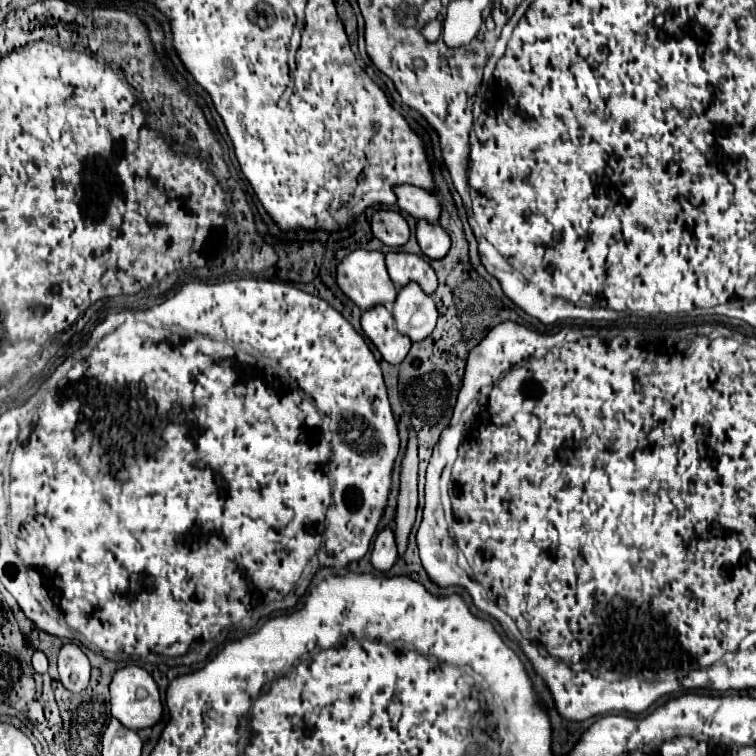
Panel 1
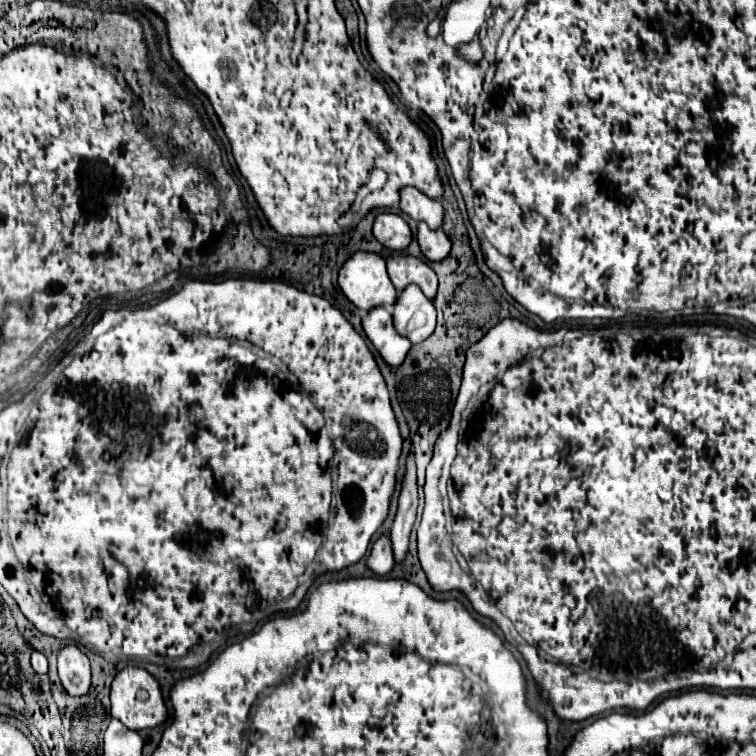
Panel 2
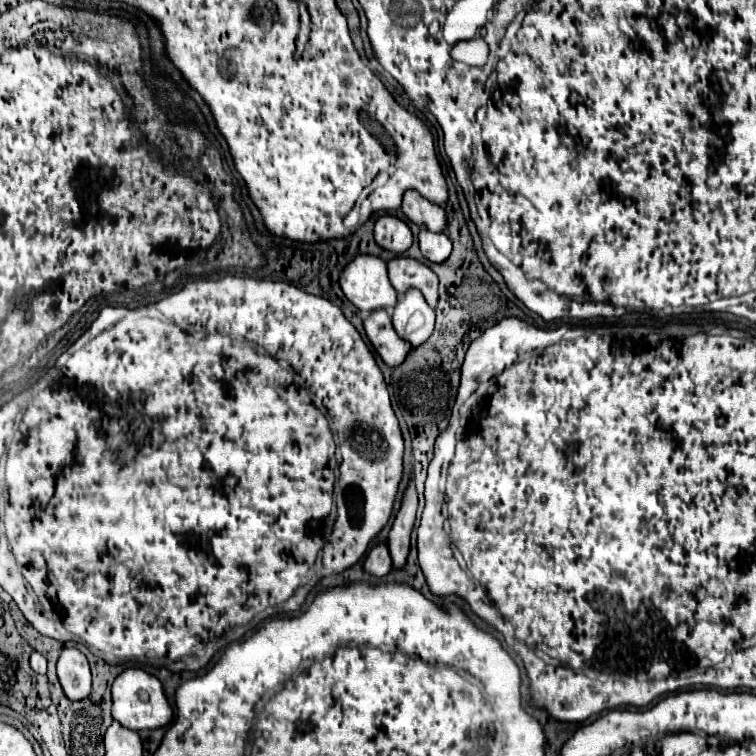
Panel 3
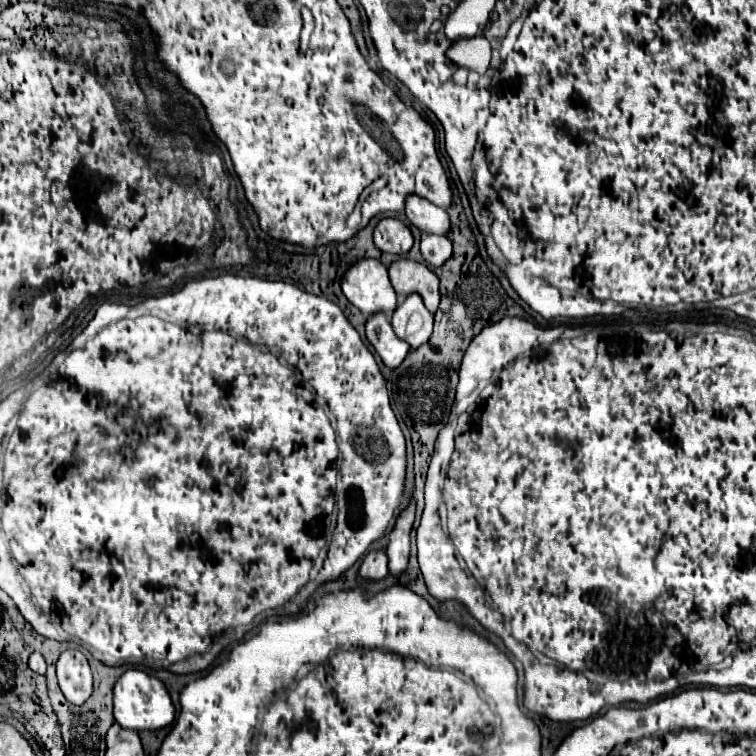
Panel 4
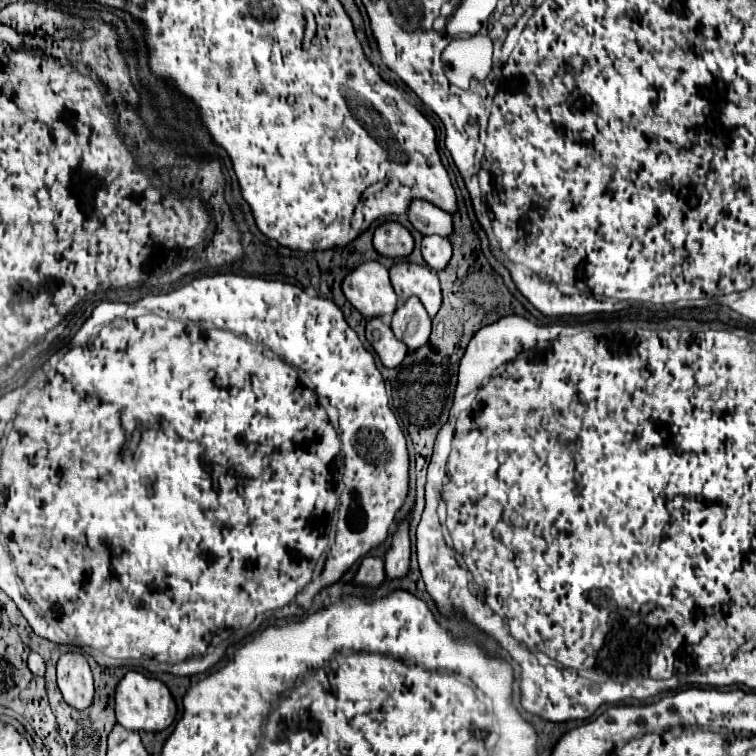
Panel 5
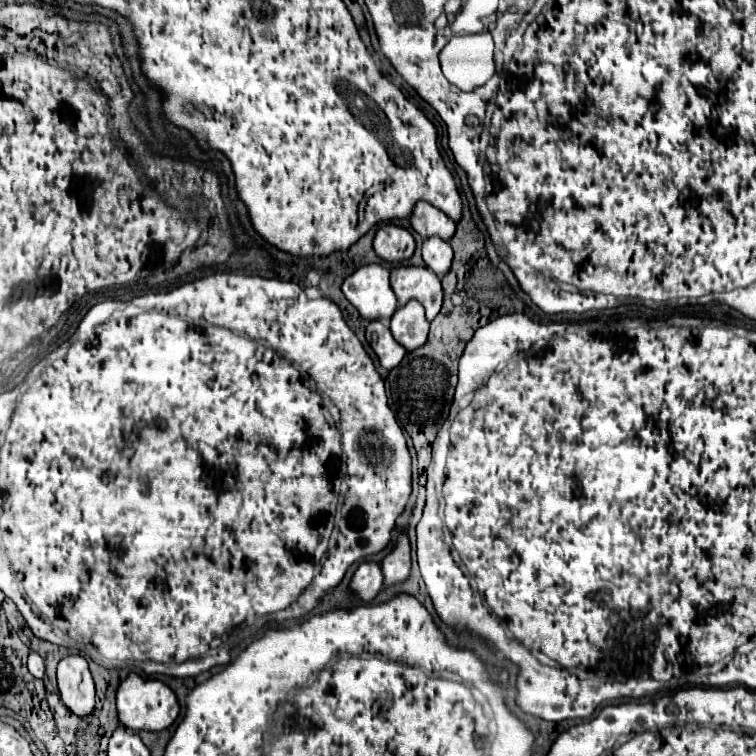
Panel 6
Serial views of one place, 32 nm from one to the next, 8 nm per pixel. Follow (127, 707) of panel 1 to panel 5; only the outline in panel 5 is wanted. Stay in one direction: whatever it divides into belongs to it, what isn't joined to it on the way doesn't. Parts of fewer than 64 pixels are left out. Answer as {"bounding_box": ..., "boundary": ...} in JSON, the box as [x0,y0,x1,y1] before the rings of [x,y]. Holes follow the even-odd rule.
{"bounding_box":[116,672,178,732],"boundary":[[[128,672],[116,688],[116,718],[118,724],[122,724],[128,730],[146,730],[146,732],[164,730],[174,722],[176,712],[178,706],[168,686],[156,678],[148,678],[140,672]]]}

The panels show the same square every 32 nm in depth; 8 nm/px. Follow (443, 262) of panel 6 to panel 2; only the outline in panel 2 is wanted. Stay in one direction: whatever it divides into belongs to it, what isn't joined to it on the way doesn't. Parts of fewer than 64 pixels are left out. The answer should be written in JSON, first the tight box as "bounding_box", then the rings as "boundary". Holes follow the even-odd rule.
{"bounding_box":[418,222,452,262],"boundary":[[[424,222],[418,224],[418,244],[422,254],[430,262],[442,262],[452,248],[452,242],[444,234],[444,230],[430,230],[428,226],[424,226]]]}

